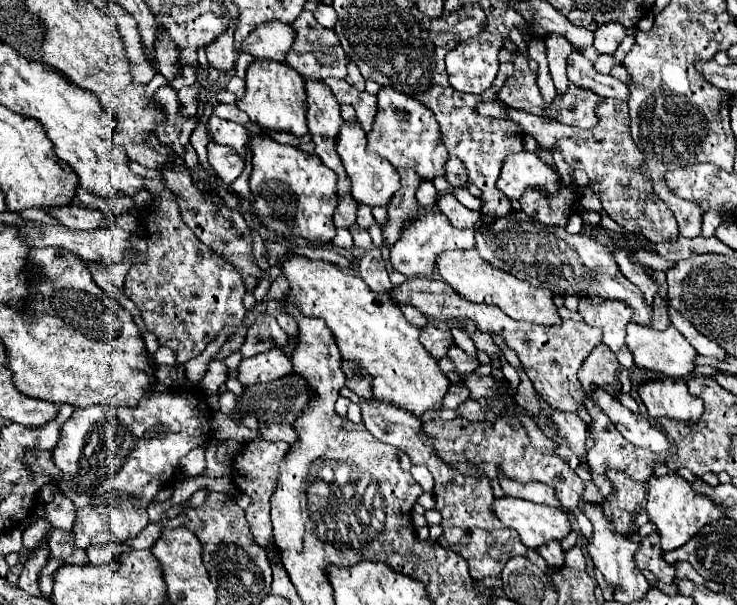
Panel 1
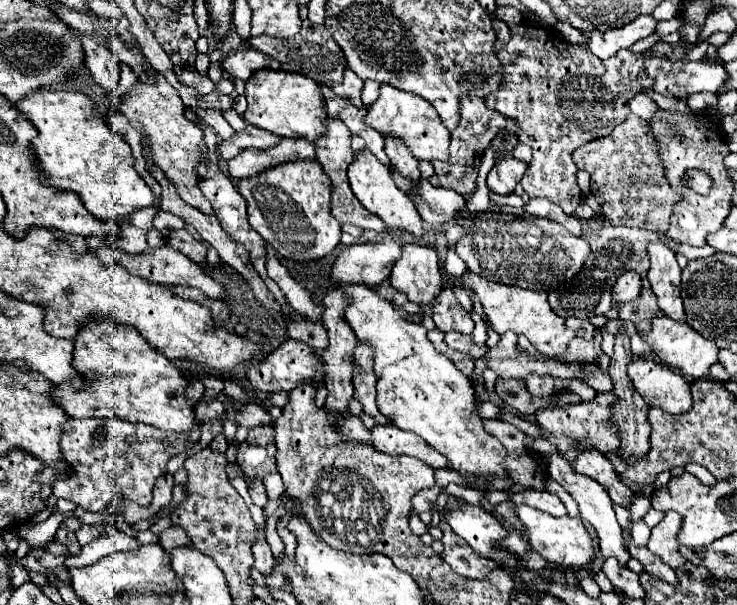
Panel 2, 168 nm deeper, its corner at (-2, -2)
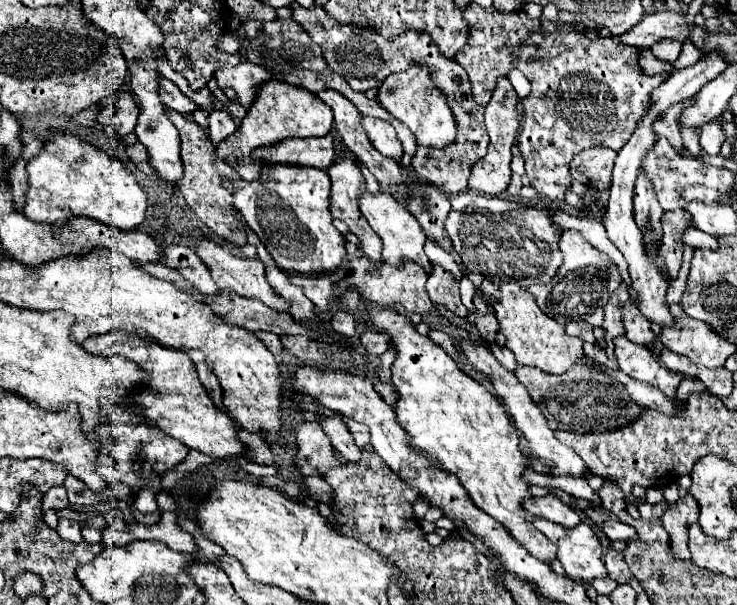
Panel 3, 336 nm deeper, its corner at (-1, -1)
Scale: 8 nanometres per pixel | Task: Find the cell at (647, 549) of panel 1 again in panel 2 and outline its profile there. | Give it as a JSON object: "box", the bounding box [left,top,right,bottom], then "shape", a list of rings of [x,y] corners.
{"box":[648,511,686,569],"shape":[[[674,511],[668,513],[654,529],[648,541],[648,551],[656,557],[660,557],[664,563],[668,563],[672,569],[678,569],[686,561],[678,555],[678,543],[676,543],[676,531],[680,529],[680,515]]]}

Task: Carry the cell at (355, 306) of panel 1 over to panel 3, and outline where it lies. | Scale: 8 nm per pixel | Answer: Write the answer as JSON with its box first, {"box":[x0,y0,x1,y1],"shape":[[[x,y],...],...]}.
{"box":[367,306,557,564],"shape":[[[371,306],[367,318],[379,332],[391,336],[391,344],[397,348],[393,370],[393,386],[401,398],[395,404],[399,424],[411,436],[411,444],[425,450],[427,456],[435,456],[443,470],[455,474],[477,508],[501,522],[511,538],[515,538],[531,556],[551,564],[557,556],[555,546],[533,526],[533,514],[523,508],[523,500],[531,498],[529,482],[523,480],[523,472],[529,466],[527,456],[519,448],[519,432],[515,430],[505,406],[469,378],[441,346],[431,342],[415,330],[407,316],[395,310],[379,310]]]}

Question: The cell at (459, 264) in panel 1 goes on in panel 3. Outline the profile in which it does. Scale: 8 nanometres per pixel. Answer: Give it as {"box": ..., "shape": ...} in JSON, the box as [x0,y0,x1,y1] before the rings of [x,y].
{"box":[493,284,583,374],"shape":[[[515,284],[501,286],[503,298],[499,304],[493,306],[495,316],[499,320],[499,332],[507,338],[505,346],[515,354],[519,366],[535,366],[549,374],[565,374],[569,368],[583,358],[583,340],[565,334],[565,326],[555,322],[553,318],[545,316],[539,306],[535,304],[533,294],[523,292]]]}

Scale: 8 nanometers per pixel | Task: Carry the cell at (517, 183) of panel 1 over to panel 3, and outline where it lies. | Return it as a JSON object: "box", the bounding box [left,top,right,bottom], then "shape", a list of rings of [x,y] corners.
{"box":[469,76,521,196],"shape":[[[507,76],[499,78],[497,86],[495,86],[495,92],[493,92],[493,98],[491,98],[489,106],[485,108],[485,128],[487,128],[487,134],[491,138],[489,150],[479,162],[473,164],[471,176],[469,176],[469,188],[479,192],[479,194],[497,196],[503,190],[507,190],[507,186],[509,186],[509,180],[511,180],[511,158],[513,158],[511,146],[515,144],[517,132],[519,132],[519,126],[521,126],[517,100],[519,100],[517,92],[513,90],[509,78]]]}

